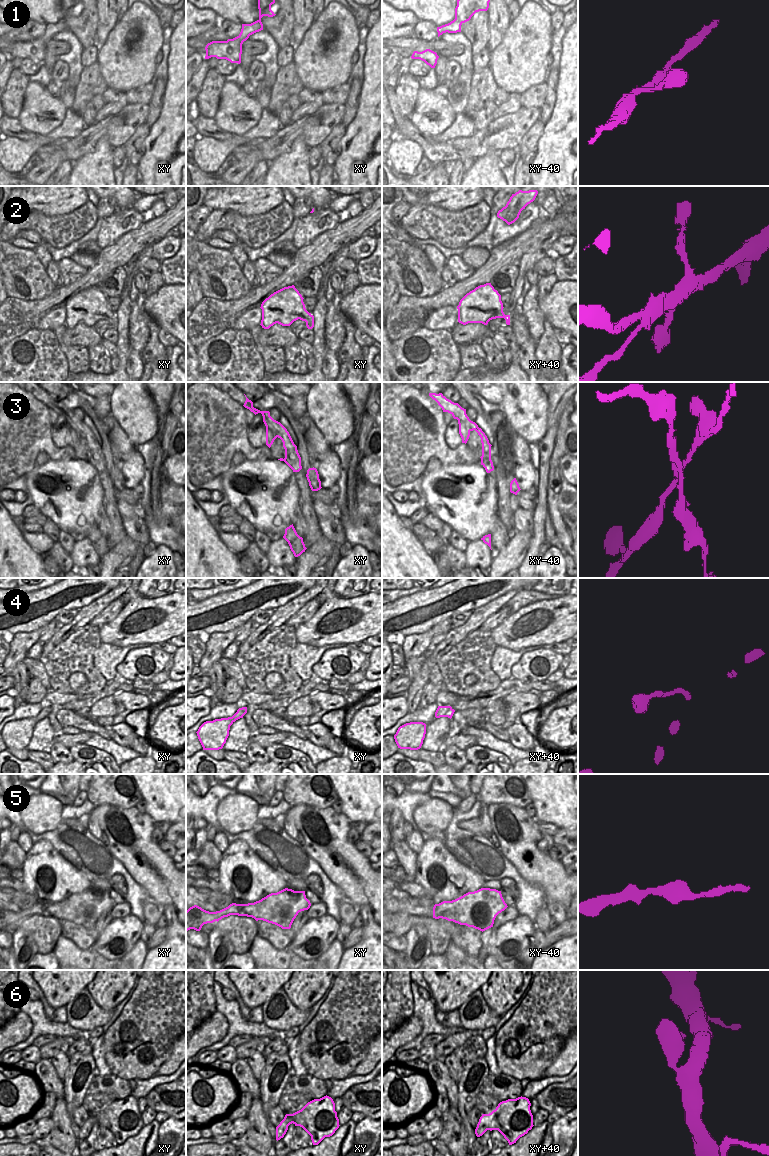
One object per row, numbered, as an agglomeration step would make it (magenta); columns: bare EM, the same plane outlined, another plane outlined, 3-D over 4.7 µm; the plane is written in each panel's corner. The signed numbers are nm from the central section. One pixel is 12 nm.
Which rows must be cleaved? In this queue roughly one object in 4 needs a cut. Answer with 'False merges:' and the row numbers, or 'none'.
False merges: 3

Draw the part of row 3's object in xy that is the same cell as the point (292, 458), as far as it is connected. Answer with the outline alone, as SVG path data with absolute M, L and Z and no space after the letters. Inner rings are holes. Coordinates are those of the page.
M278 422L277 437L282 440L285 449L284 462L293 470L293 472L299 472L302 469L302 466L297 446L294 444L287 429L280 422Z

